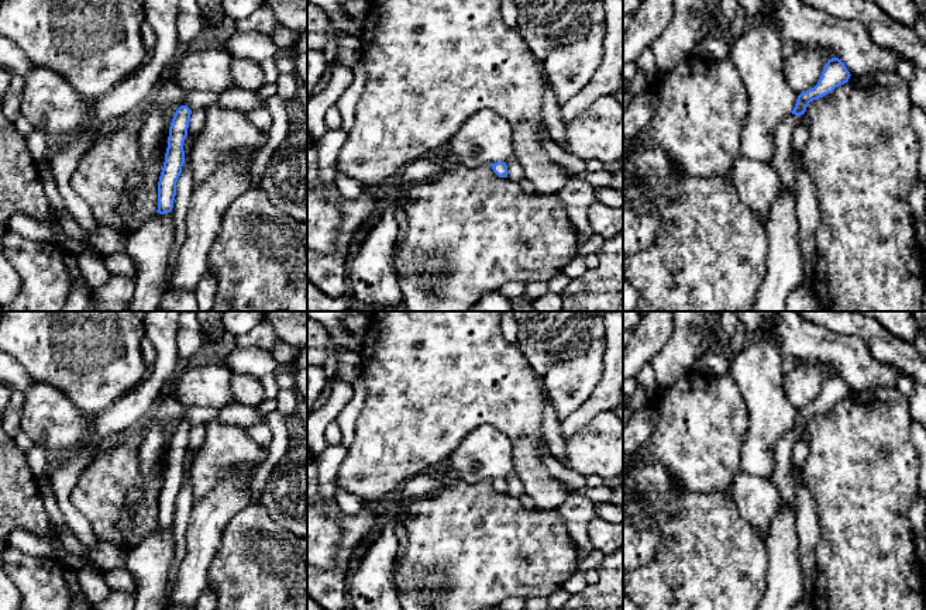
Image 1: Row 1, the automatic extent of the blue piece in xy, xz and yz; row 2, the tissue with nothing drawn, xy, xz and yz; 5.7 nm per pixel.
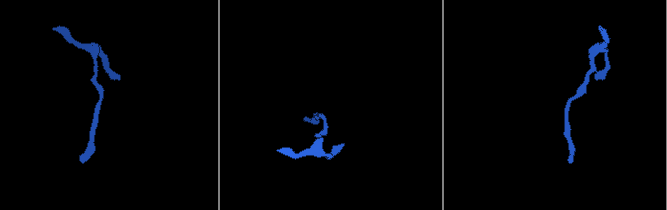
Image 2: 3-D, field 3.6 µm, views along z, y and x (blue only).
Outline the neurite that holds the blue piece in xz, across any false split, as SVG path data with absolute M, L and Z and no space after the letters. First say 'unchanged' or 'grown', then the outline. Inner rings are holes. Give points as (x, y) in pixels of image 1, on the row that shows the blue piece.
grown; M513 156L507 162L496 162L490 166L499 178L507 178L516 183L520 183L524 178L523 166L516 156Z

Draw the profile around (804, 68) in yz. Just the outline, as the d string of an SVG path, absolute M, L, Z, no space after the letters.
M798 46L792 55L784 59L785 80L799 96L817 85L826 63L826 52L817 48Z

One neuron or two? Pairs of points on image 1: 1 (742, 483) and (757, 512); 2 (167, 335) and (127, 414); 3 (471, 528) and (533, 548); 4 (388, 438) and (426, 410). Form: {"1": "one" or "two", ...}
{"1": "one", "2": "one", "3": "one", "4": "one"}

